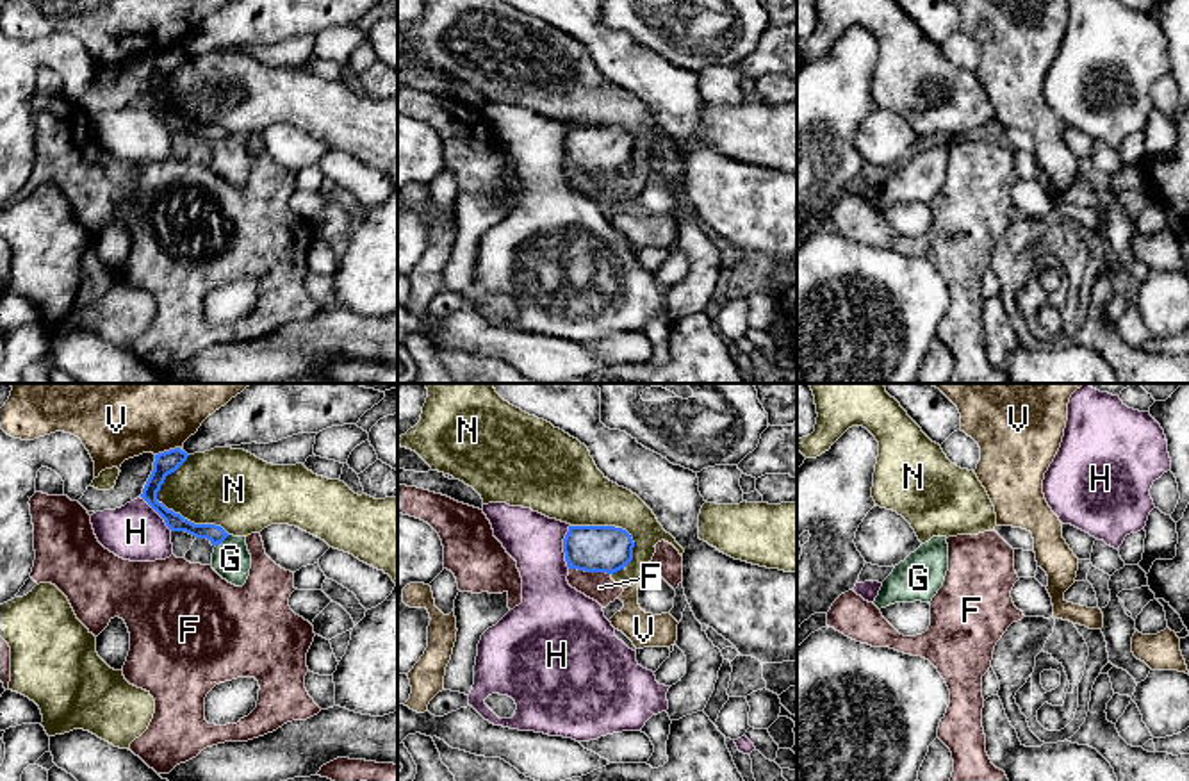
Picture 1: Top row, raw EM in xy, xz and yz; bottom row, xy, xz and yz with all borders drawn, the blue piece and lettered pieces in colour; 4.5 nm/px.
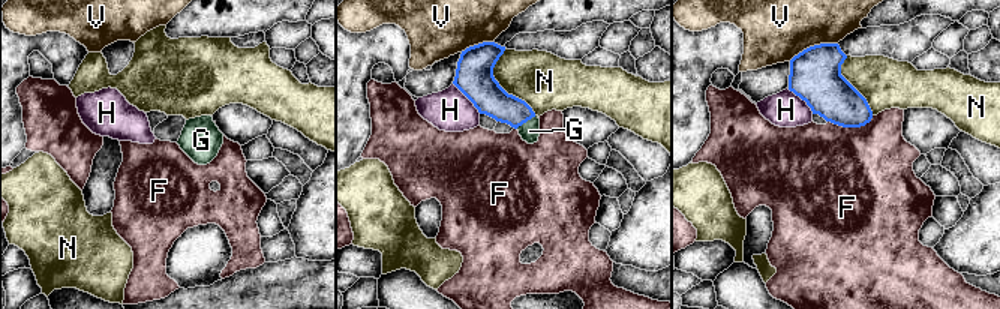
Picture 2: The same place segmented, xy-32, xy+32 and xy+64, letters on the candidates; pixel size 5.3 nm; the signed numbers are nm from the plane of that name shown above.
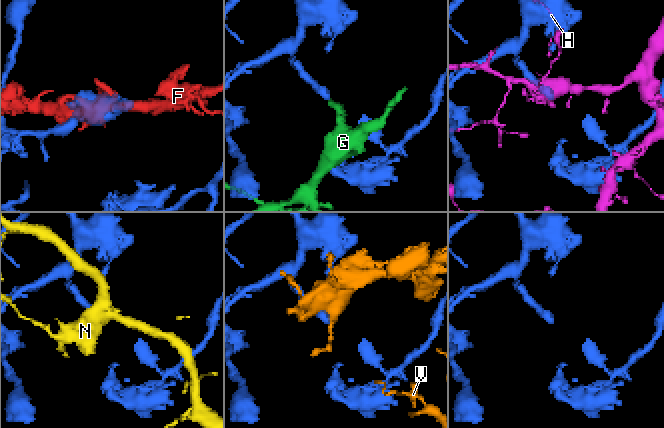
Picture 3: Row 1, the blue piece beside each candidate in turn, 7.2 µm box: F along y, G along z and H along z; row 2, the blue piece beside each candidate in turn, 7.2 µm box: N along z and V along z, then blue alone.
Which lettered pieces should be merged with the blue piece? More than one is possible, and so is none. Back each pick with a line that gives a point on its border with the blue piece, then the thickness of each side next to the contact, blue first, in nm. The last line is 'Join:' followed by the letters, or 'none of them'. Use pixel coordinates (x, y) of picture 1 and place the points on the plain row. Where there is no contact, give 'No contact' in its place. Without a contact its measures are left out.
G: Touches blue at xy (221, 141). Thickness 80 nm (blue) against 170 nm
Join: G

